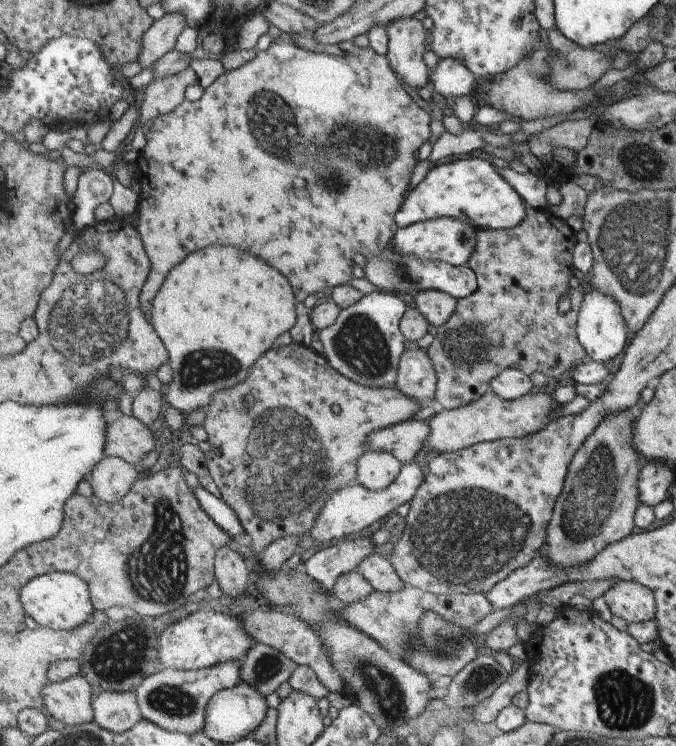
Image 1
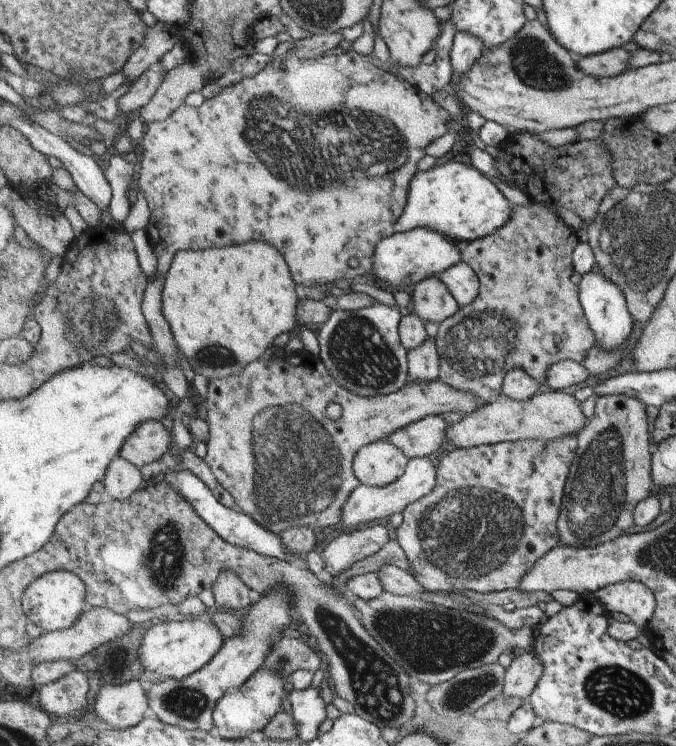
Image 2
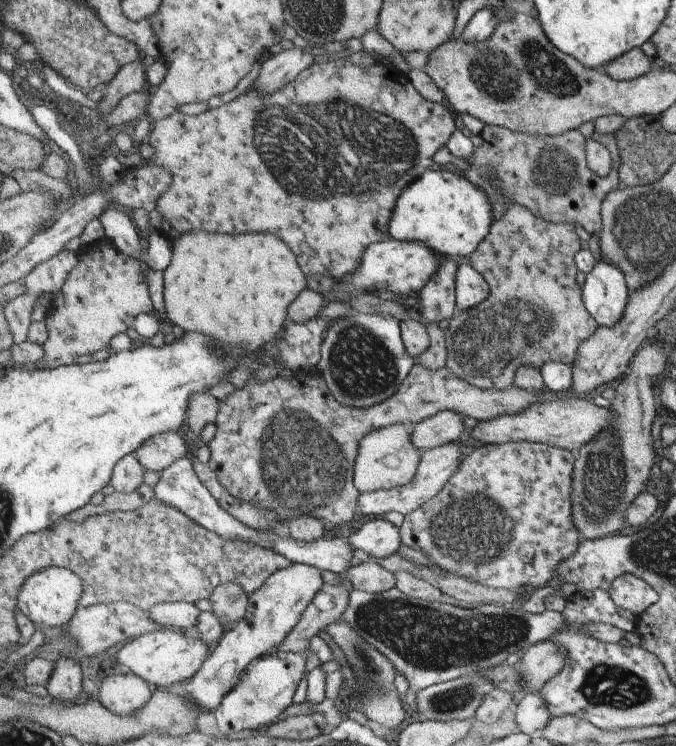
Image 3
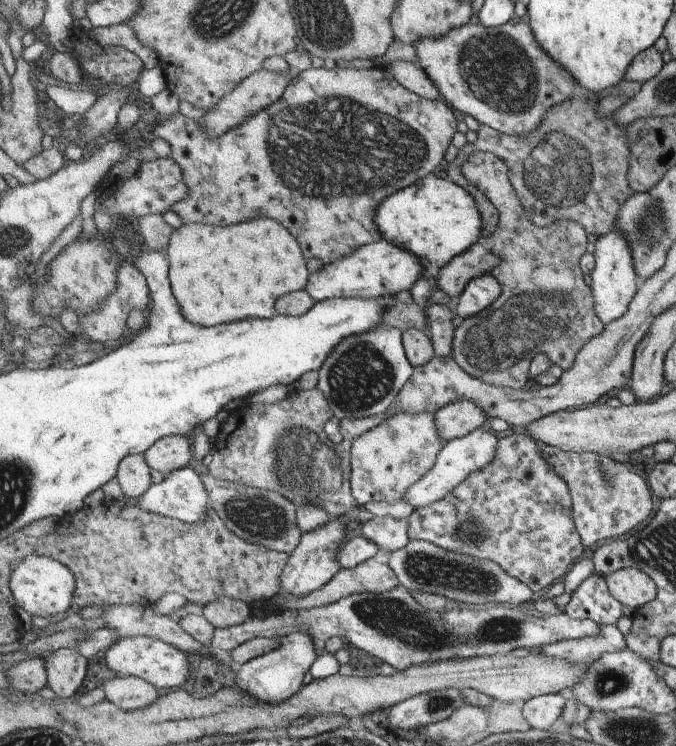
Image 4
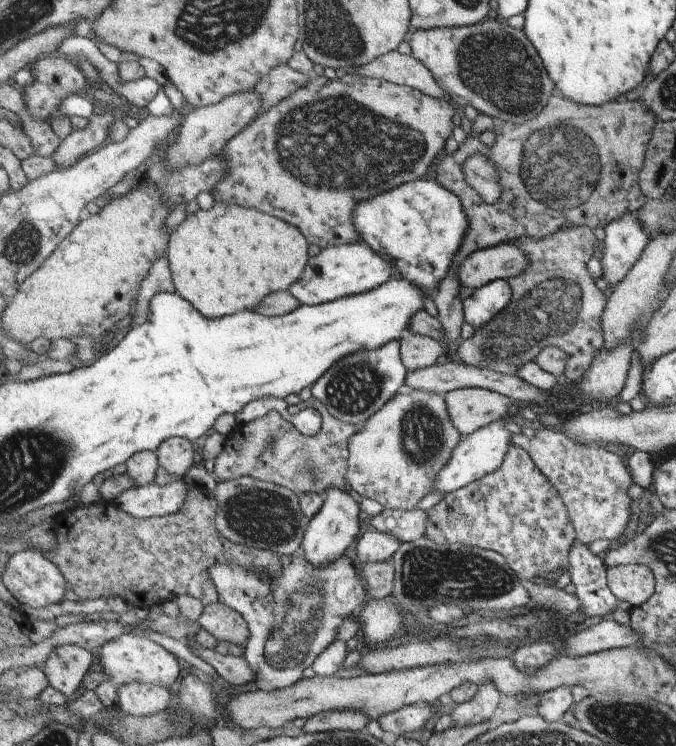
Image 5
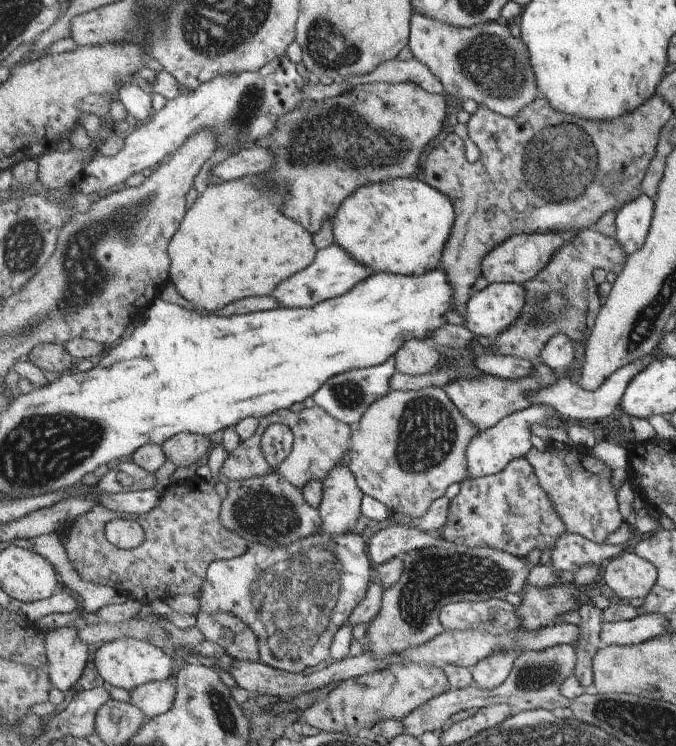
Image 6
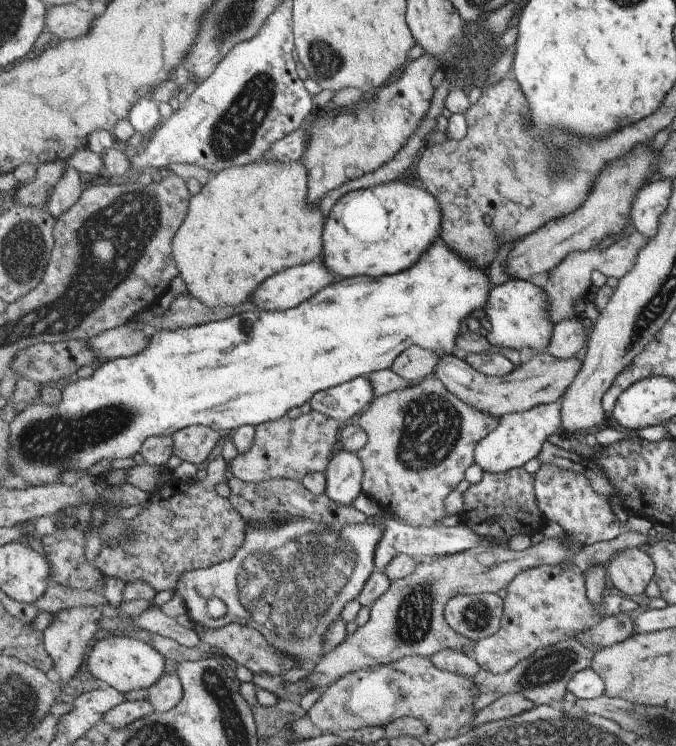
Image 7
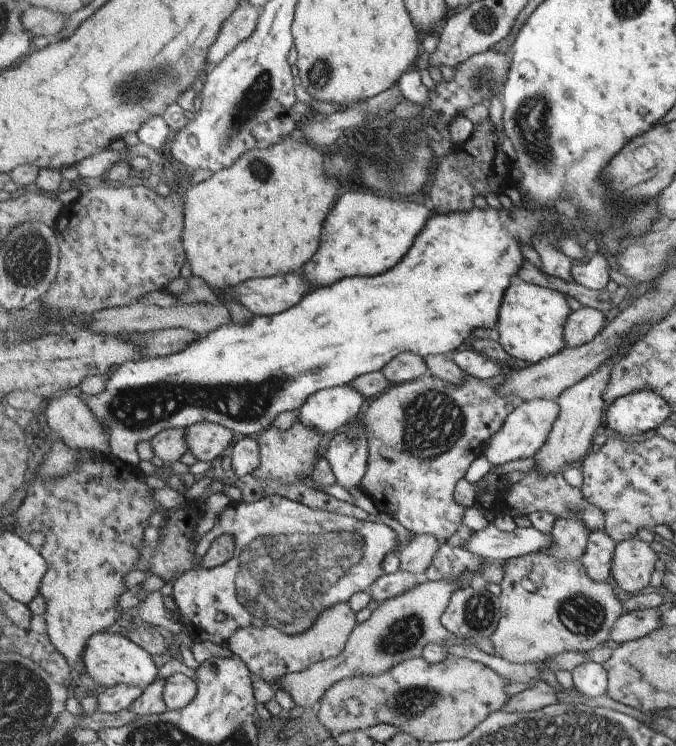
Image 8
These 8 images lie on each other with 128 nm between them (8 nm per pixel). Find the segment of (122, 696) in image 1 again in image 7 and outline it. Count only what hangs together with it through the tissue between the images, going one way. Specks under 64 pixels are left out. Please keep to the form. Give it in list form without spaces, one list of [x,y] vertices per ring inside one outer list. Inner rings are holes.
[[[177,671],[163,675],[148,691],[146,699],[155,706],[155,711],[167,712],[183,700],[183,682]]]

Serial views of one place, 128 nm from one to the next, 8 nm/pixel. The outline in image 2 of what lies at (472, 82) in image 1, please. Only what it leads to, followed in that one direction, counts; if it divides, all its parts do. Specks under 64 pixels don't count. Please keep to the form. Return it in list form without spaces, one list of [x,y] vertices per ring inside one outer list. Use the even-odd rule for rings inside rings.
[[[458,30],[454,38],[453,50],[451,51],[451,62],[453,71],[457,74],[469,72],[484,52],[485,44],[483,38],[477,38],[469,32]]]

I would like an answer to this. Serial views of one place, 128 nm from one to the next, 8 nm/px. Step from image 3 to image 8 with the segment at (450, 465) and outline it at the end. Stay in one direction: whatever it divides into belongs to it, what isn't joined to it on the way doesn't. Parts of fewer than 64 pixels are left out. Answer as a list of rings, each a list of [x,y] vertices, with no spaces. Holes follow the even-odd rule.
[[[535,399],[527,402],[520,402],[511,414],[507,415],[502,429],[494,434],[483,447],[485,450],[482,456],[485,456],[488,462],[494,466],[503,466],[511,460],[523,460],[523,458],[533,458],[547,442],[555,422],[561,416],[561,406],[557,401],[547,399]]]

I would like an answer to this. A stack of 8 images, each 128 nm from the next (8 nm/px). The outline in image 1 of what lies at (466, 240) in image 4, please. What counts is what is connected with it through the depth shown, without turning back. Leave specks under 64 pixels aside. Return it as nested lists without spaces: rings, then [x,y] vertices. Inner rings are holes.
[[[481,156],[463,158],[433,167],[410,191],[402,209],[396,214],[400,228],[436,218],[466,219],[476,229],[499,230],[519,226],[527,216],[524,198],[503,178],[491,162]]]

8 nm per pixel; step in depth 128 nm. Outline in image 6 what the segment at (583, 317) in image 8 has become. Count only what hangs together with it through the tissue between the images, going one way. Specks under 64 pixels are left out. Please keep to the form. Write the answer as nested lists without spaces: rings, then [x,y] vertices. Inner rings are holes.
[[[555,334],[545,345],[539,360],[543,360],[543,364],[549,364],[559,373],[570,374],[575,360],[575,342],[567,334]]]

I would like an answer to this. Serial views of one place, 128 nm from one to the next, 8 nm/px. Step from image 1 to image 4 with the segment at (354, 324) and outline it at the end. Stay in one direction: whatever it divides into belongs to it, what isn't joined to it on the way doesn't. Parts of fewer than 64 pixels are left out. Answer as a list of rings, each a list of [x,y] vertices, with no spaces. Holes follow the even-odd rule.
[[[381,327],[371,330],[371,334],[347,338],[338,348],[319,370],[317,383],[318,389],[330,399],[335,417],[340,420],[381,417],[414,376],[415,369],[407,358],[403,331],[395,327]]]

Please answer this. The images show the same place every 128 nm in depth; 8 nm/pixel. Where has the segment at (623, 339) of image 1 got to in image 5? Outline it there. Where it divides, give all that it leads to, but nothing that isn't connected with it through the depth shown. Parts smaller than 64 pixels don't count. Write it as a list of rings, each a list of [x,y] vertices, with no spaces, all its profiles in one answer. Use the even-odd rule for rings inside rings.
[[[638,212],[625,214],[610,222],[605,228],[605,233],[605,246],[602,251],[603,279],[609,283],[606,292],[610,296],[613,288],[637,264],[650,243],[650,238],[641,224]]]

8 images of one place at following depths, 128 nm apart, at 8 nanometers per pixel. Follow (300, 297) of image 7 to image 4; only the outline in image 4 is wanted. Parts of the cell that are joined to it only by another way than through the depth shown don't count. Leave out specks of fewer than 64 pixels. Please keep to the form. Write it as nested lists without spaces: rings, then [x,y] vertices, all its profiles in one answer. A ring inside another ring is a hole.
[[[386,239],[359,246],[355,253],[337,262],[324,264],[318,271],[310,273],[307,292],[315,302],[334,298],[365,298],[375,300],[409,290],[425,274],[425,266],[410,250],[395,246]]]

